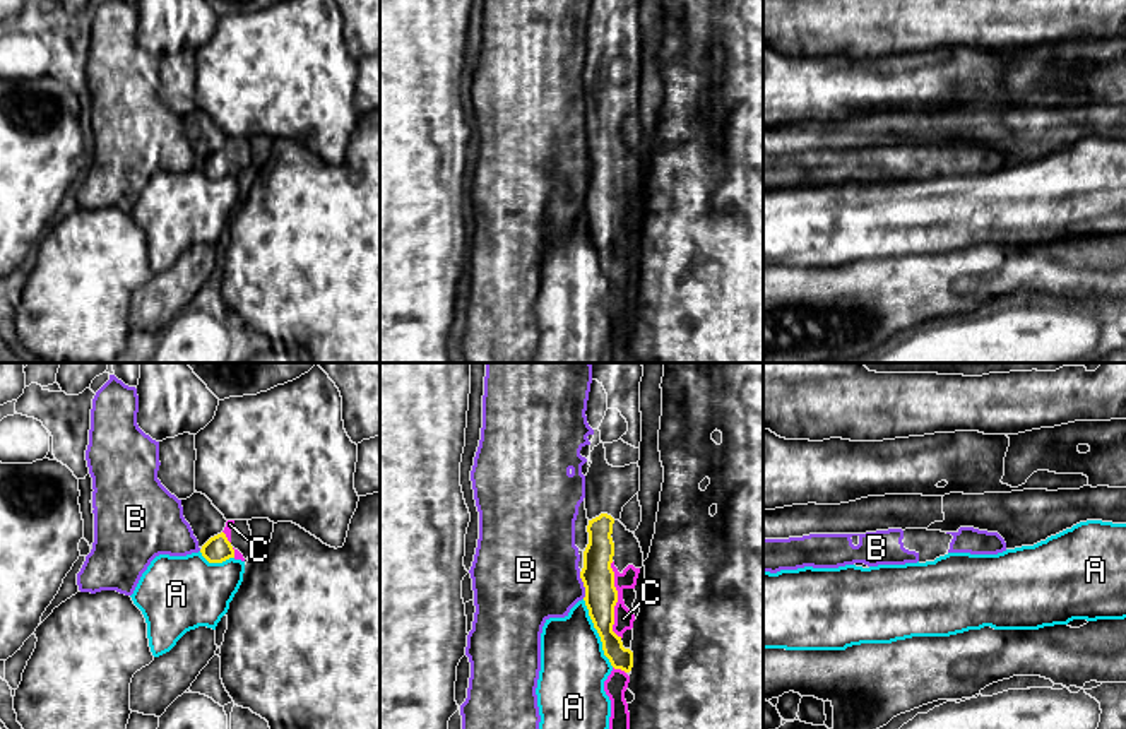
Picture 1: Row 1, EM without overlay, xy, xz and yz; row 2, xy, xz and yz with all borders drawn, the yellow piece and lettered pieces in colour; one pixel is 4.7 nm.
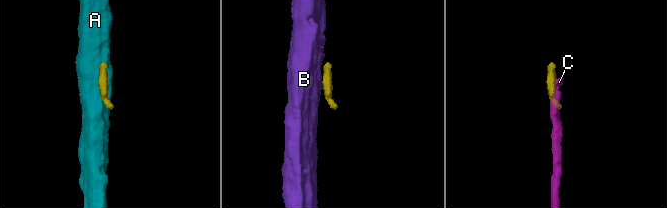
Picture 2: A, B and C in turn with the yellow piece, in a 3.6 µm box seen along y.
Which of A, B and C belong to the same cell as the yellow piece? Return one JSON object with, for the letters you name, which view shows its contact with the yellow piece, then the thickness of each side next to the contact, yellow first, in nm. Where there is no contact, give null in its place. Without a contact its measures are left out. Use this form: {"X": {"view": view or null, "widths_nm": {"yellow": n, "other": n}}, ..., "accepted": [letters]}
{"C": {"view": "xz", "widths_nm": {"yellow": 160, "other": 100}}, "accepted": ["C"]}

